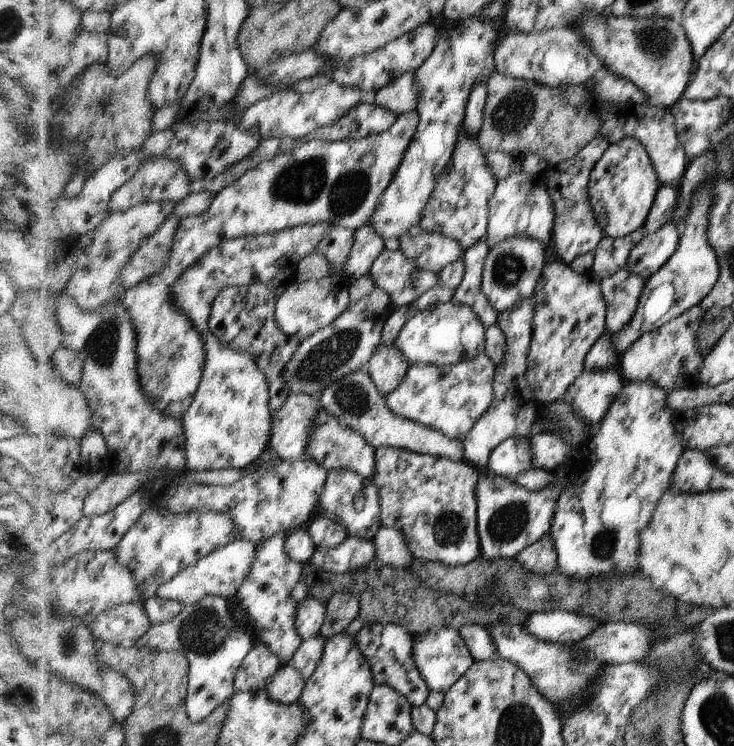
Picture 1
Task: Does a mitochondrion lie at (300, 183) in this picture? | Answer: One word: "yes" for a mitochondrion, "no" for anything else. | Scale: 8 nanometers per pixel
yes

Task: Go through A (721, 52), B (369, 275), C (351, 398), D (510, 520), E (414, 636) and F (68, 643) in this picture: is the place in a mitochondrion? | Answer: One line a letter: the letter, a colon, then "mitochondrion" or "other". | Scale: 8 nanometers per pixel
A: other
B: other
C: mitochondrion
D: mitochondrion
E: other
F: mitochondrion

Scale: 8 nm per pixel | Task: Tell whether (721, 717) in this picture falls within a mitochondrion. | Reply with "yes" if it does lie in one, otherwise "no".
yes

